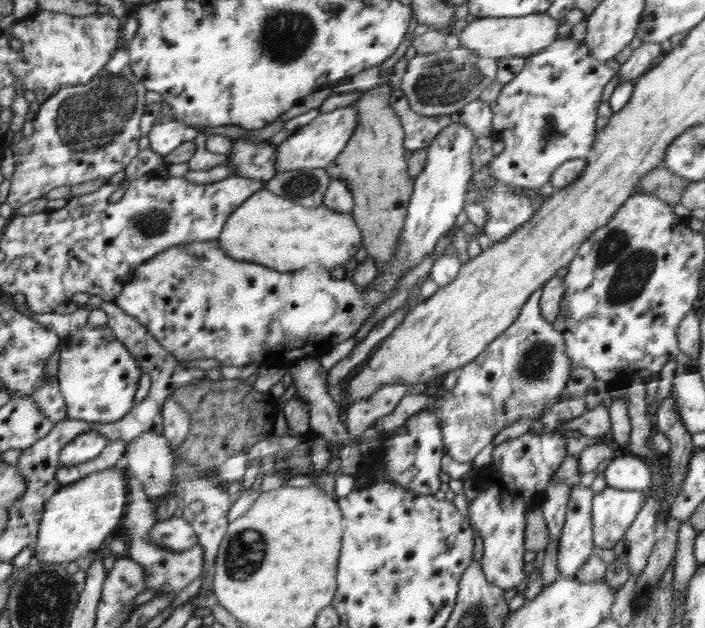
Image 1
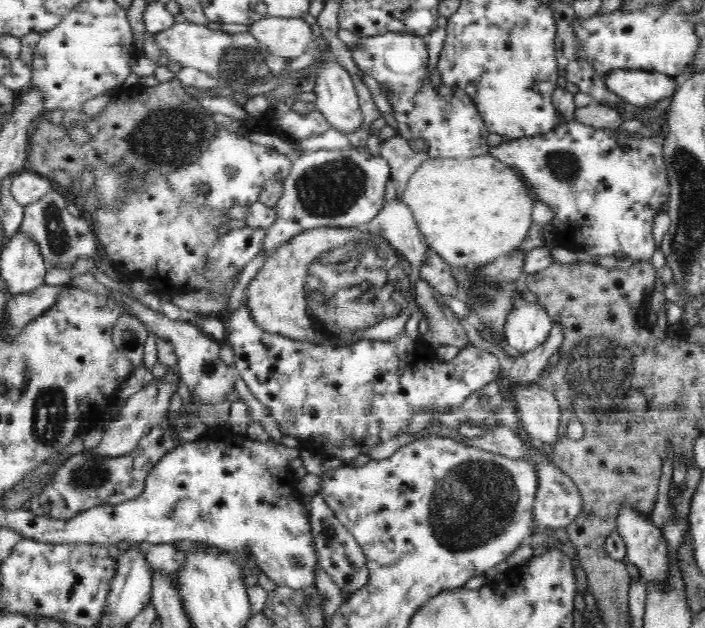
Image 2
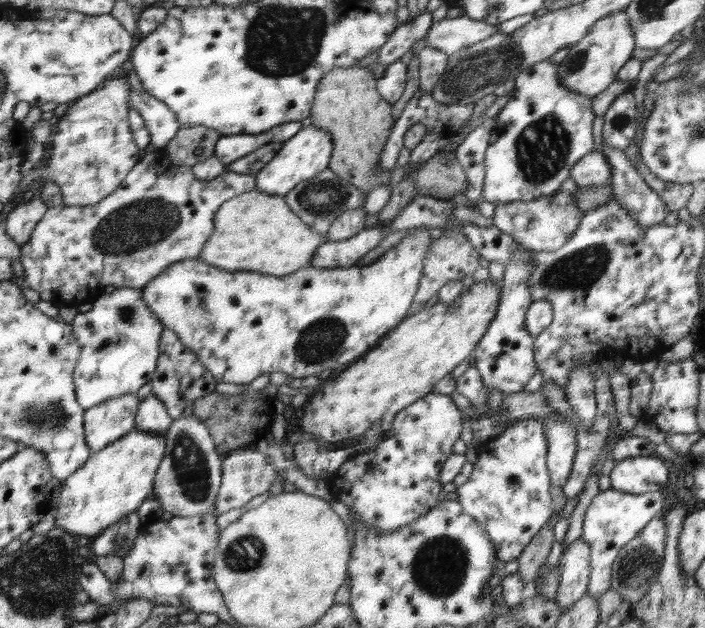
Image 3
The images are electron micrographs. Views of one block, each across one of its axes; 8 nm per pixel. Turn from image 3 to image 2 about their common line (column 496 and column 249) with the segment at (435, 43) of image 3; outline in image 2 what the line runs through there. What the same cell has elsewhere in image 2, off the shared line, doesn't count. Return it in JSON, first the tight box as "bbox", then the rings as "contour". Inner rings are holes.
{"bbox":[248,16,315,60],"contour":[[[270,16],[254,22],[248,30],[251,36],[258,39],[262,46],[269,50],[273,55],[287,60],[296,58],[306,52],[311,51],[311,45],[315,43],[312,38],[312,28],[304,19]]]}

